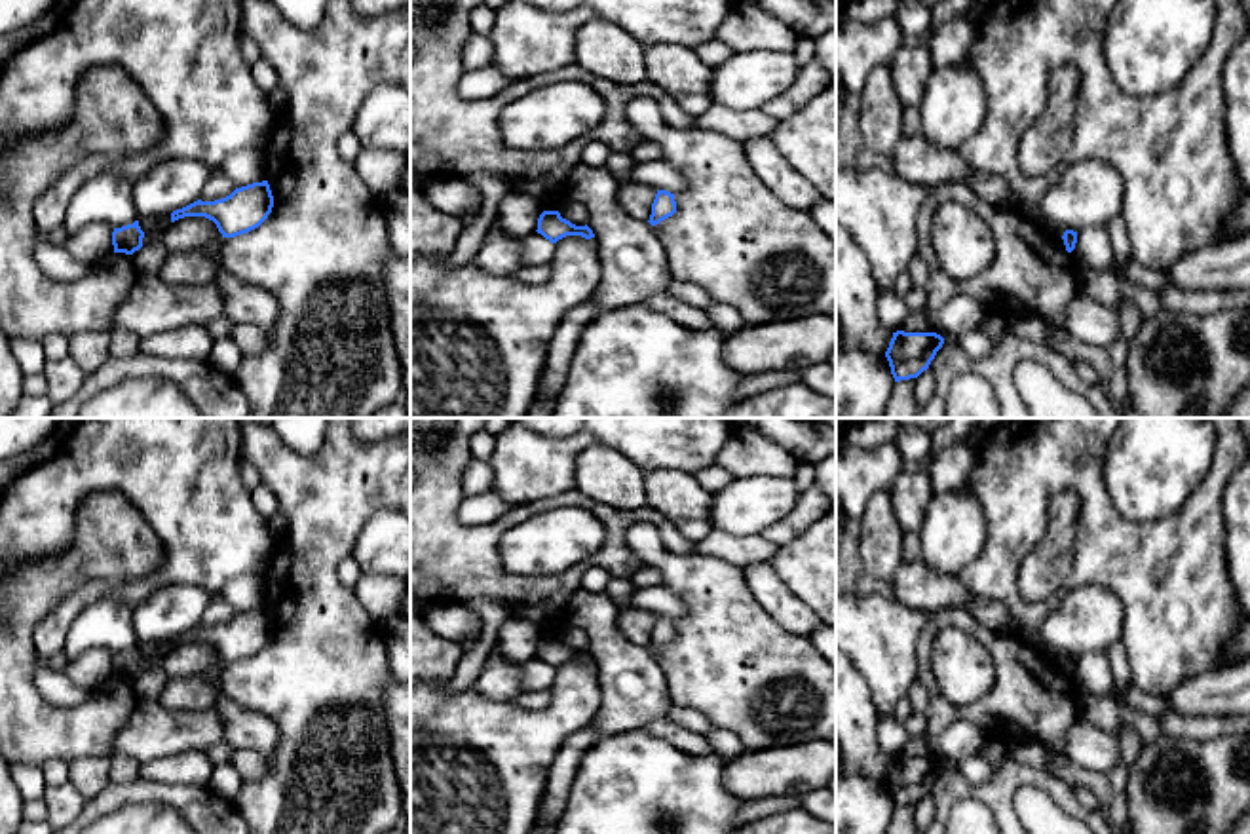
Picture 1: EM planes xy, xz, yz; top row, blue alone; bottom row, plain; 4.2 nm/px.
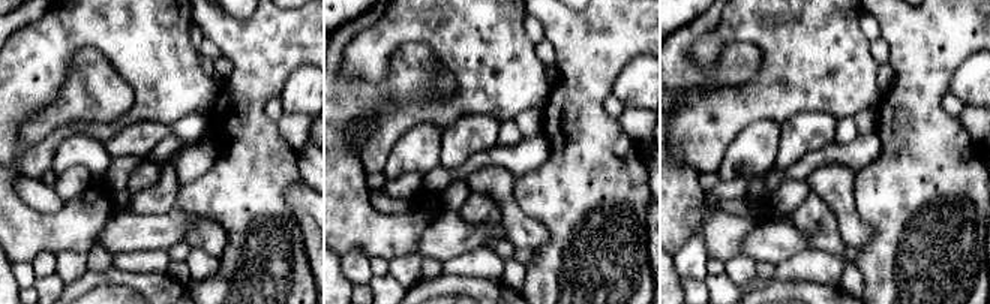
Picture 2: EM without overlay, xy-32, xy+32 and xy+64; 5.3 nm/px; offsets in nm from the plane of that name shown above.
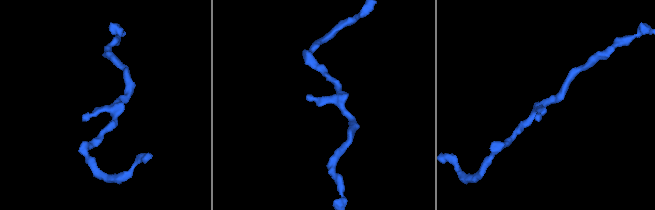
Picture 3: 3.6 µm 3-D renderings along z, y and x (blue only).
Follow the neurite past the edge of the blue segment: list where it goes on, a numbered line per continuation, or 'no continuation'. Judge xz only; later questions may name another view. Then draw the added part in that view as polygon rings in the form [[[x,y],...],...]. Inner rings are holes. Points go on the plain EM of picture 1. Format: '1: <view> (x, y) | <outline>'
no continuation

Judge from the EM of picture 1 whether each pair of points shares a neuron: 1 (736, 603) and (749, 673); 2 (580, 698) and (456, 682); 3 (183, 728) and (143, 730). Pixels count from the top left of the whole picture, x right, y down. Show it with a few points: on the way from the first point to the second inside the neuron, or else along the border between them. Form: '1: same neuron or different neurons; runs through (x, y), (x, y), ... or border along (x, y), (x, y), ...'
1: same neuron; runs through (736, 620), (736, 658)
2: different neurons; border along (447, 682), (453, 692), (464, 692), (470, 686)
3: same neuron; runs through (173, 730), (152, 730)

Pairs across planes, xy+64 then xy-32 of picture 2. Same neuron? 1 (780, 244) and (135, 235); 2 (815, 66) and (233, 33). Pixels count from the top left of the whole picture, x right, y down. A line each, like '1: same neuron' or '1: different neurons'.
1: same neuron
2: different neurons

